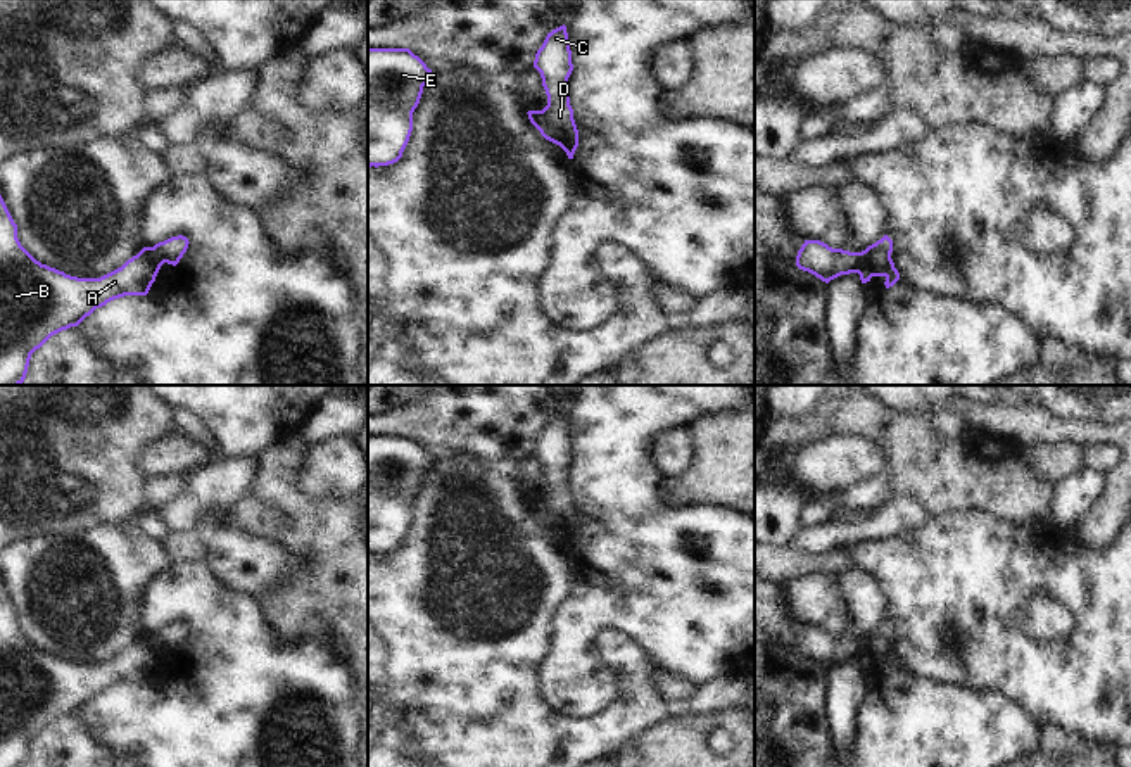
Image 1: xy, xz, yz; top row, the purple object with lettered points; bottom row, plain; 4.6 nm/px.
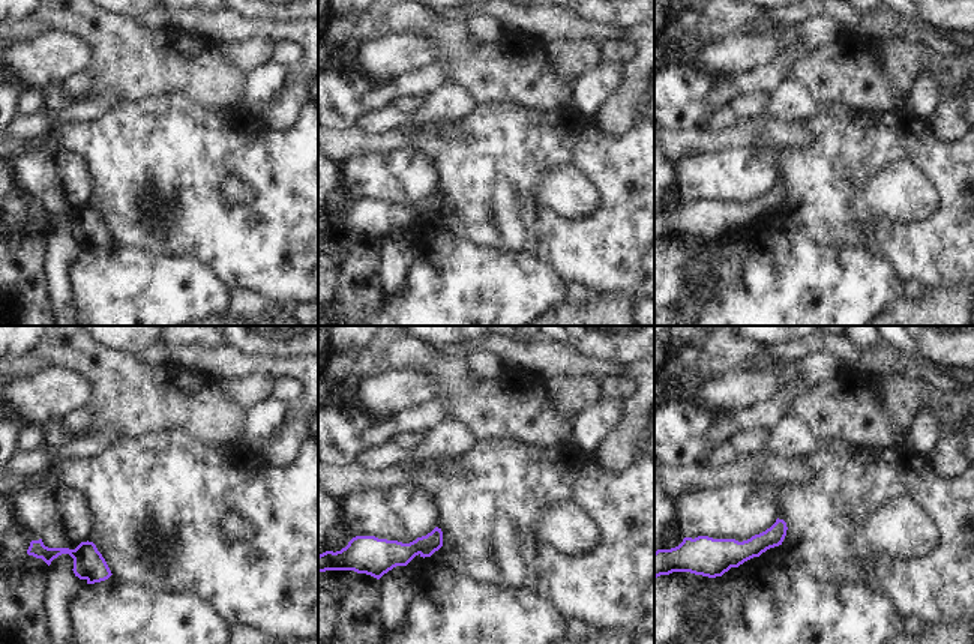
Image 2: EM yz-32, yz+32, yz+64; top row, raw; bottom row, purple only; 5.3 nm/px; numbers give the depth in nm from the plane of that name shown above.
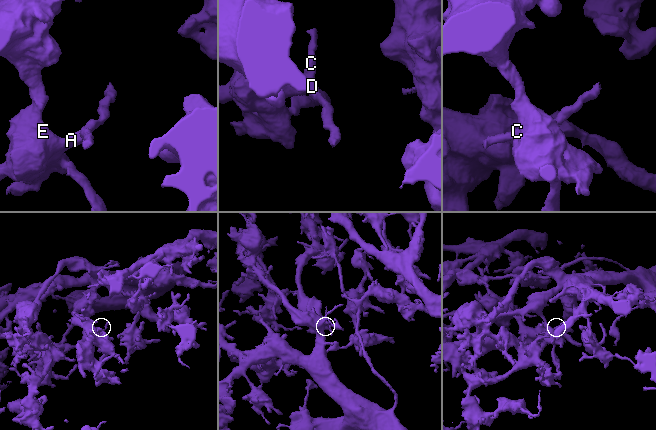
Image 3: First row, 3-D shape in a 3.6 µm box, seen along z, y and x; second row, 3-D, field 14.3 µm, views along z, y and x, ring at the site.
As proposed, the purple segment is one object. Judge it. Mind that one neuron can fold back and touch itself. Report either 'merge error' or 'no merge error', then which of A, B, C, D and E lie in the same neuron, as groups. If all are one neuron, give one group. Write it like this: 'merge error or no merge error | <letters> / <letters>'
merge error | A B E / C D

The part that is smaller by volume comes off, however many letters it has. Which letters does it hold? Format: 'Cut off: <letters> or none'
Cut off: C, D

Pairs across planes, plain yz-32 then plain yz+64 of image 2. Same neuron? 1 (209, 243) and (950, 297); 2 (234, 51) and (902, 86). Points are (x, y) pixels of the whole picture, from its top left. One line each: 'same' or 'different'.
1: different
2: same

